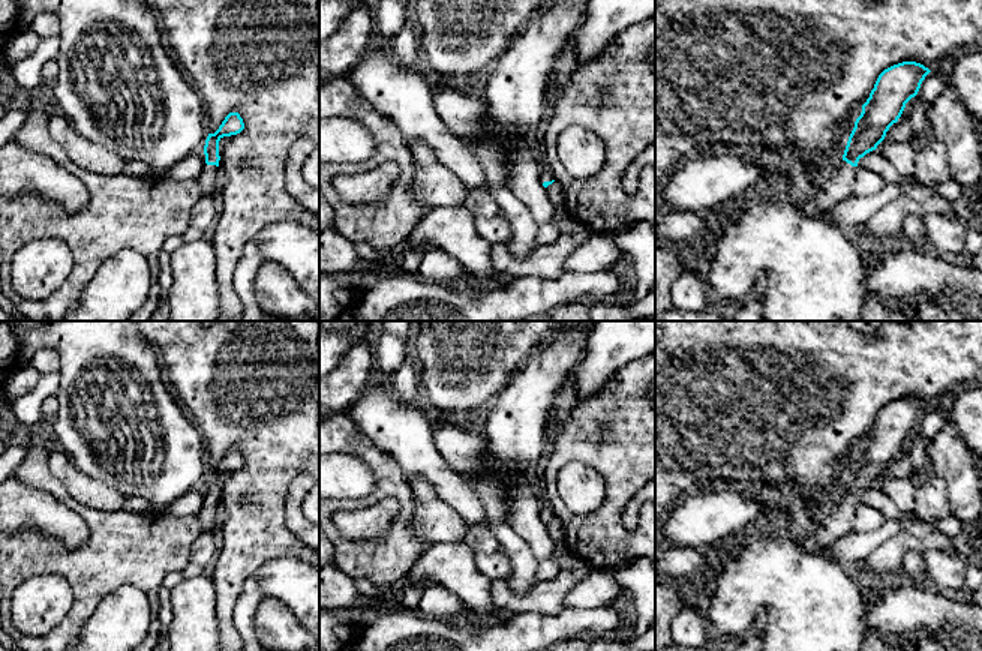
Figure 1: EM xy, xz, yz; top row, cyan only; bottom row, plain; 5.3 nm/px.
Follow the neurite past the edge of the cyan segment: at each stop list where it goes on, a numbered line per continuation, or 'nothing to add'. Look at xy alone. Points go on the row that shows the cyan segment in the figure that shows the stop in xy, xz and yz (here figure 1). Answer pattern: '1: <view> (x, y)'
1: xy (206, 179)

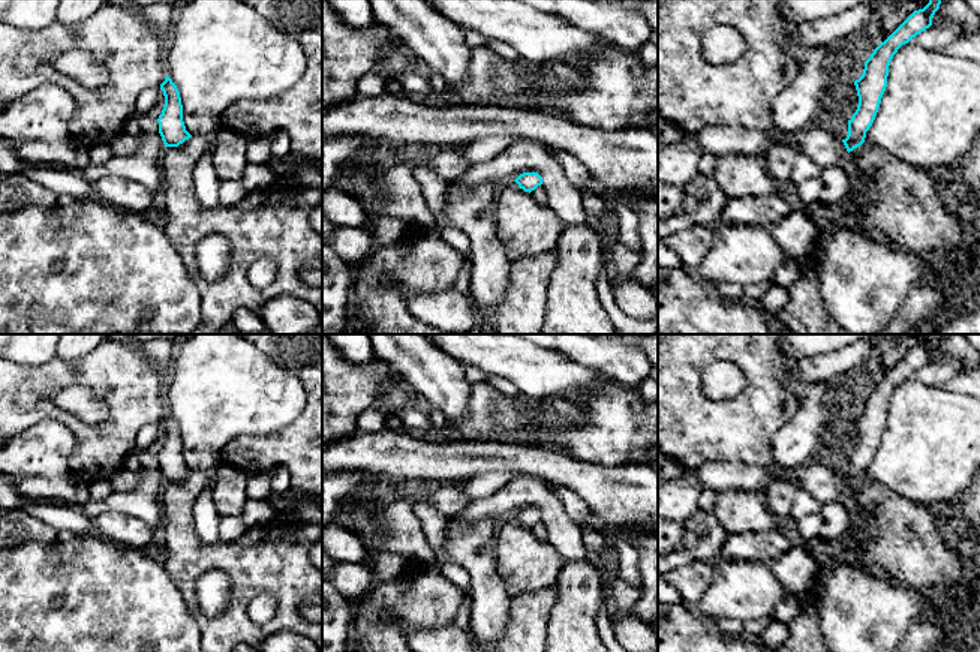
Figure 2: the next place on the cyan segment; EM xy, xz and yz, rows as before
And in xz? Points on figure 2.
nothing to add

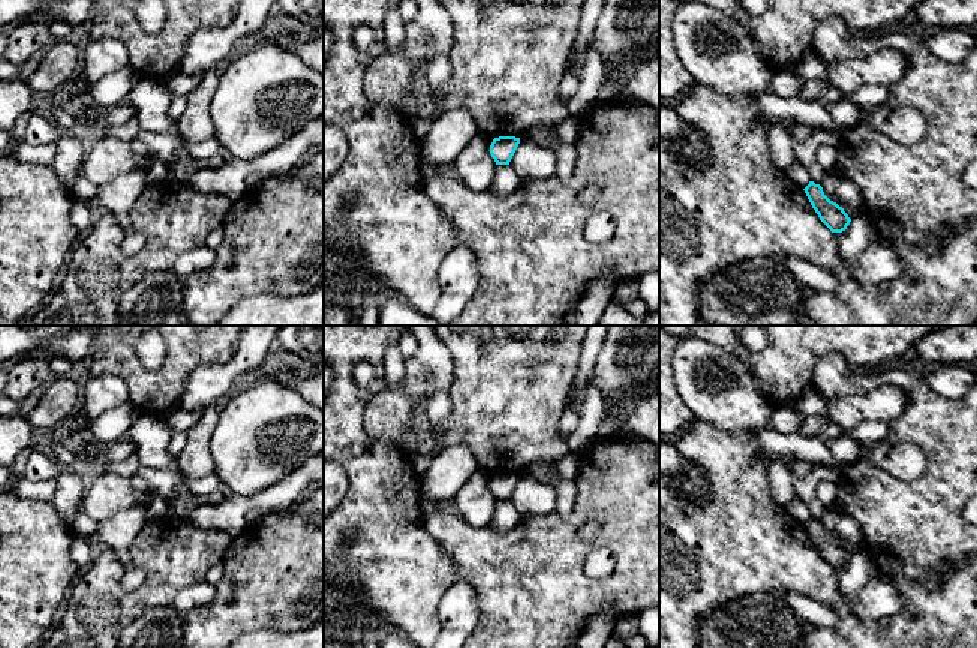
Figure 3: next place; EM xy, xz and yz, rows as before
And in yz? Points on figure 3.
1: yz (797, 173)

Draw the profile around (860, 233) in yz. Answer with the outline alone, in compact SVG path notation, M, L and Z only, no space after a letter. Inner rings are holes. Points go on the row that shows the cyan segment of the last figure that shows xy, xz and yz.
M854 216L842 232L833 232L841 262L836 267L836 278L847 280L859 255L877 240L877 231L866 216Z

